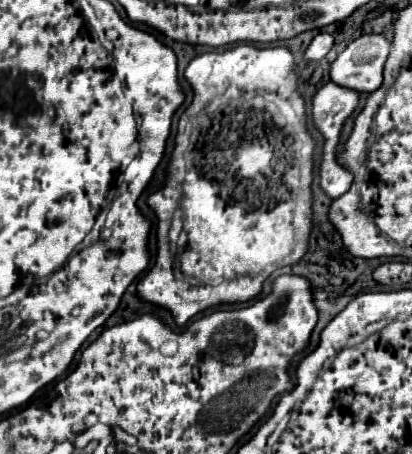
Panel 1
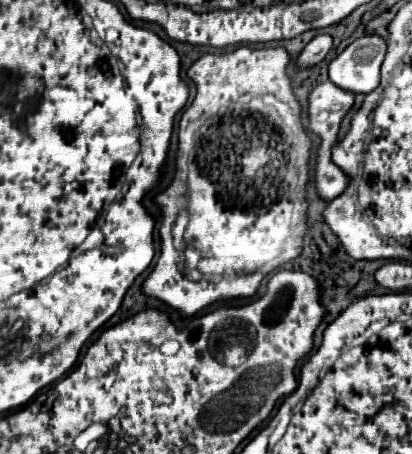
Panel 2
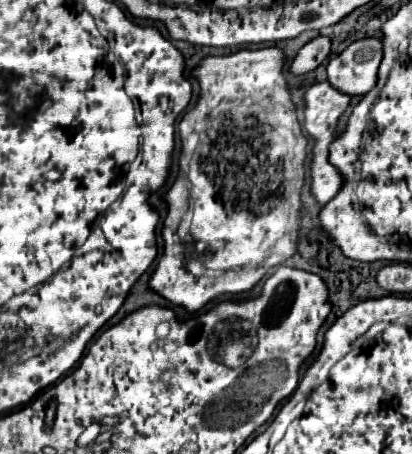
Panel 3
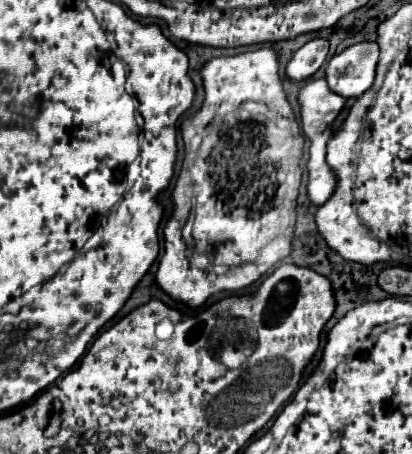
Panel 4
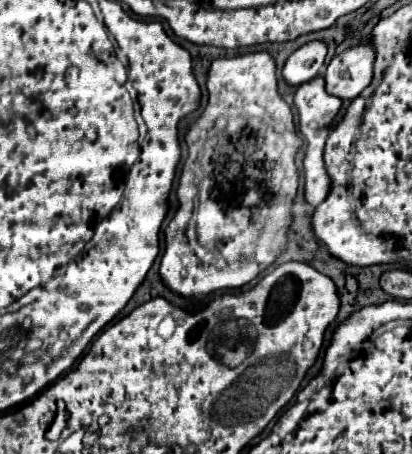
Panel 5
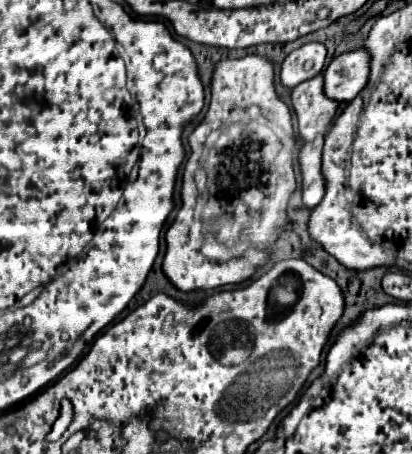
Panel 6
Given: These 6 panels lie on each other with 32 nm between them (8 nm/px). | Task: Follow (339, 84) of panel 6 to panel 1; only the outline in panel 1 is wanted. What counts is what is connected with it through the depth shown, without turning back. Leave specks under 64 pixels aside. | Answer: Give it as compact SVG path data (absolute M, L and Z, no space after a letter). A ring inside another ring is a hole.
M364 34L332 62L330 78L340 86L358 92L374 92L382 84L384 62L390 54L390 42L382 34Z

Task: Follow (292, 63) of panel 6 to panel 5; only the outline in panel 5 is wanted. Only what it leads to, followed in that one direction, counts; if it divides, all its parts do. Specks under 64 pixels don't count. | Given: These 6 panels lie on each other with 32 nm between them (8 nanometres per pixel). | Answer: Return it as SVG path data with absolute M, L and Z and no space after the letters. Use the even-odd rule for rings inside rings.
M314 40L304 44L302 48L298 48L286 62L284 66L284 80L292 86L298 86L302 82L308 82L310 78L314 78L318 74L318 70L324 64L328 46L322 40Z

